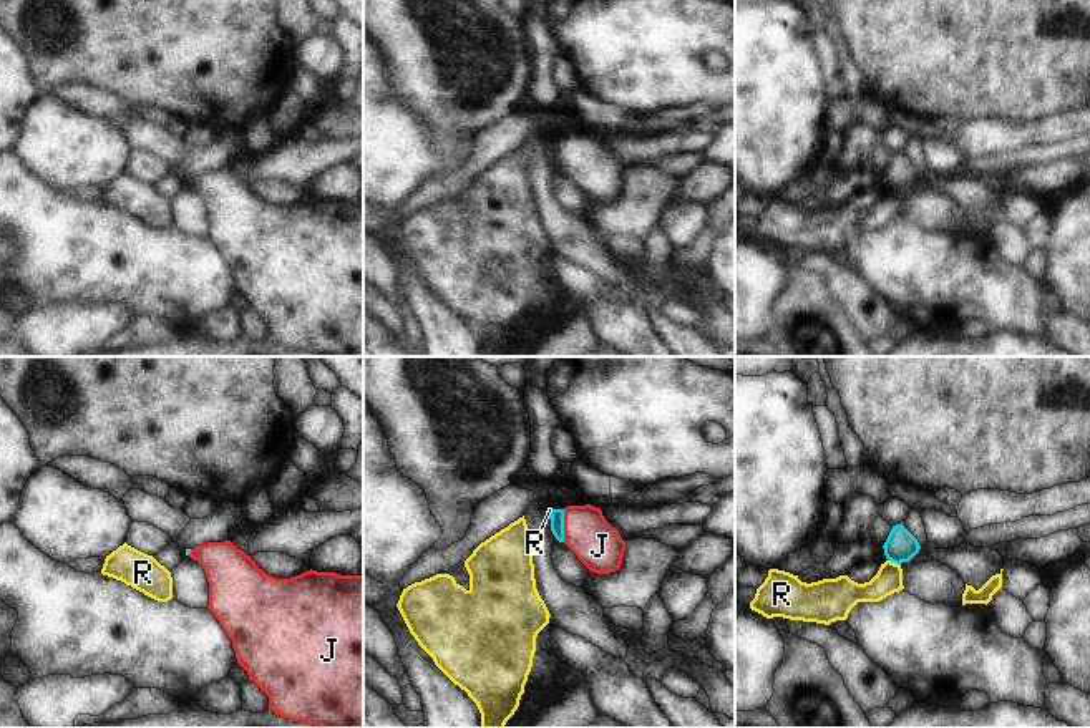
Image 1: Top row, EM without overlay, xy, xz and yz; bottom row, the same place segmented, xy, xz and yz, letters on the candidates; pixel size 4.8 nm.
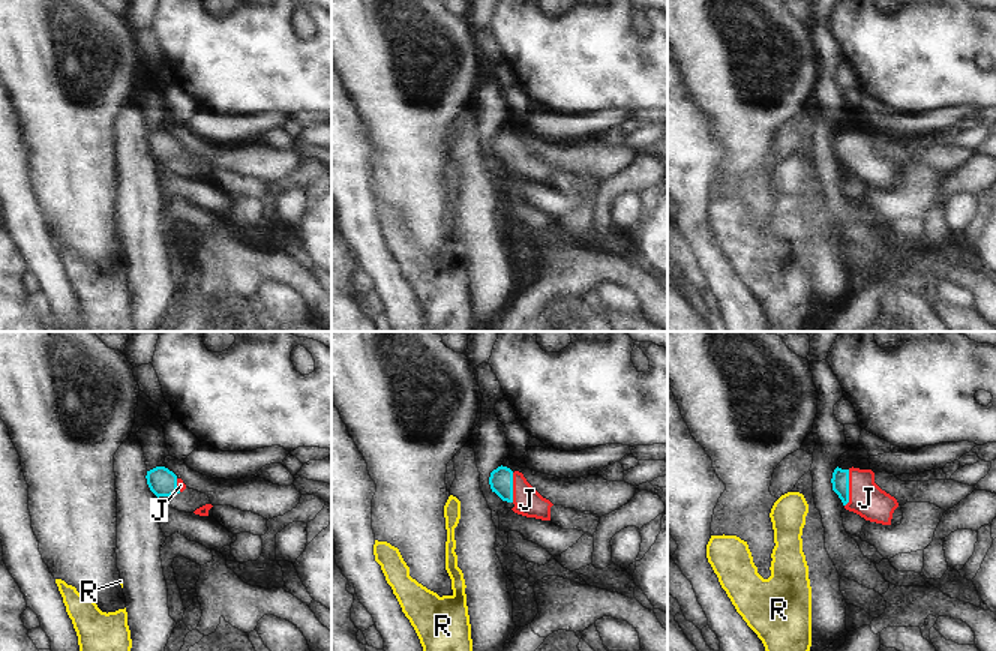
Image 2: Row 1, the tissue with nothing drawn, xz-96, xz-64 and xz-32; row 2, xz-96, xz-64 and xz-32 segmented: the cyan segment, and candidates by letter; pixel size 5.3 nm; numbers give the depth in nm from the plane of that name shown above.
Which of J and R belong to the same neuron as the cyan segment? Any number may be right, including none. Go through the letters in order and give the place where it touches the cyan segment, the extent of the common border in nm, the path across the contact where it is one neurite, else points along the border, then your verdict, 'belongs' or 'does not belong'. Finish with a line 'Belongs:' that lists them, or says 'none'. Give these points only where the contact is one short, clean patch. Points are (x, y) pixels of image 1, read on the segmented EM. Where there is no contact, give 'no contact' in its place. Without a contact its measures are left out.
J: xz (563, 526) | 160 nm | across xz (556, 516), (563, 526), (581, 528), (599, 546) | belongs
R: yz (895, 562) | 70 nm | along yz (888, 559), (900, 566) | does not belong
Belongs: J

